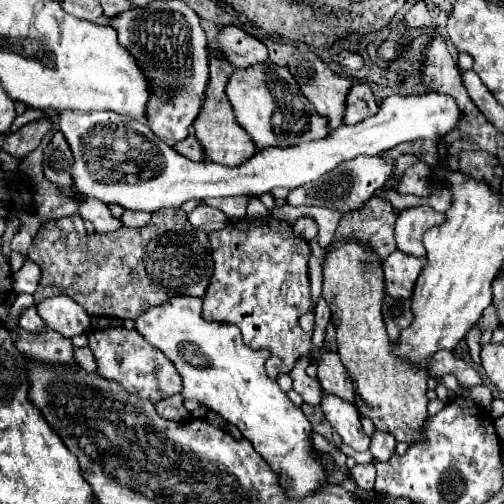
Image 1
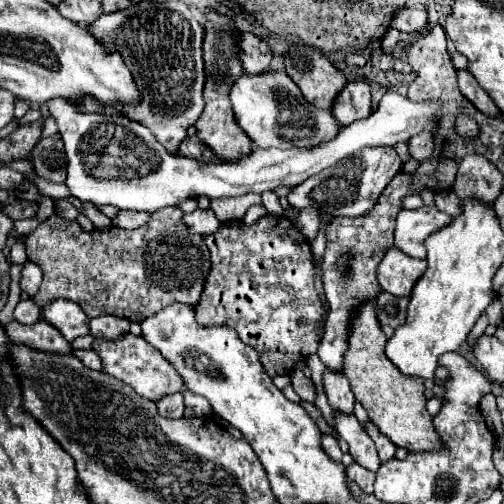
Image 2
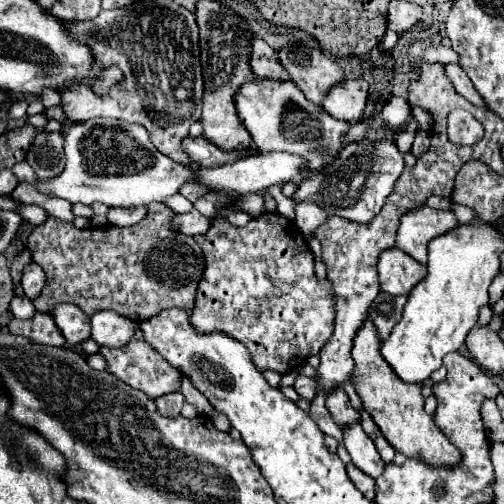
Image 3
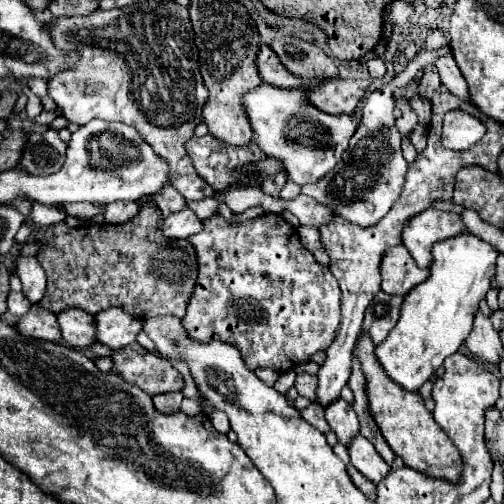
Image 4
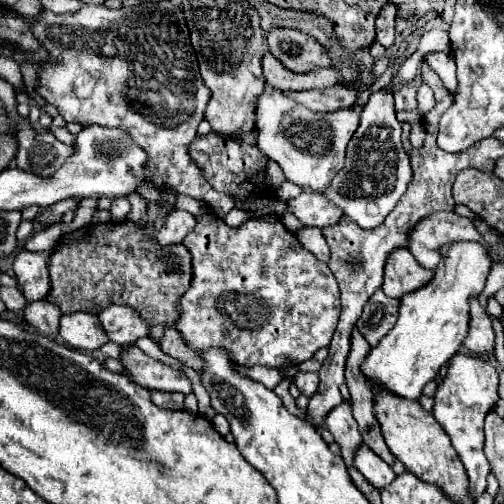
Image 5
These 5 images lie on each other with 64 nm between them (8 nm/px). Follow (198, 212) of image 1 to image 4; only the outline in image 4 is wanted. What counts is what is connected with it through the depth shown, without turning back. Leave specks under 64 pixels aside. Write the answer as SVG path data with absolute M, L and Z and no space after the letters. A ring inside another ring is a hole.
M190 208L170 214L162 224L162 232L166 238L188 238L200 232L200 228L202 228L202 220Z

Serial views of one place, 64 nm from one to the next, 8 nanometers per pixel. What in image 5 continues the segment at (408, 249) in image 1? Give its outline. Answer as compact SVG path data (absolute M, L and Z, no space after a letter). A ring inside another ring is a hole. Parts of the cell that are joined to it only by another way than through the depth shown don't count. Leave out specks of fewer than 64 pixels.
M434 212L408 232L408 250L420 266L436 268L440 258L438 248L456 240L476 240L484 248L490 248L468 218L458 216L456 212Z

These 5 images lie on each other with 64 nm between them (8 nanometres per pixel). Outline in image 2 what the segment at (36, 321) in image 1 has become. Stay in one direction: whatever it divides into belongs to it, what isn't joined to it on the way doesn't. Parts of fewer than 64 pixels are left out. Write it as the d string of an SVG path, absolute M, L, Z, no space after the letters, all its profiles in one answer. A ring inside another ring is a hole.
M22 300L14 310L14 318L26 326L36 324L36 320L40 320L40 308L32 300Z

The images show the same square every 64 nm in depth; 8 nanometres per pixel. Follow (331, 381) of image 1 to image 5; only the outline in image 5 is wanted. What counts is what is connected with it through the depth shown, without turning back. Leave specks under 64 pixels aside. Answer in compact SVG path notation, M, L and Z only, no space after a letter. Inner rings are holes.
M342 402L336 408L332 408L332 412L328 412L324 424L332 432L334 440L340 444L342 458L344 458L346 466L352 466L354 452L362 444L362 438L360 438L360 432L358 432L358 424L352 416L350 404Z

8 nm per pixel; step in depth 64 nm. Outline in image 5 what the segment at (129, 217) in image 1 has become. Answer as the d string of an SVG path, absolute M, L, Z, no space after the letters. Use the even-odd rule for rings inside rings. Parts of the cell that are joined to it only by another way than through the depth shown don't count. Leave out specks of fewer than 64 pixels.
M118 198L118 200L114 200L114 204L110 206L110 220L112 222L124 222L126 218L128 218L128 214L130 214L130 202L124 198Z

